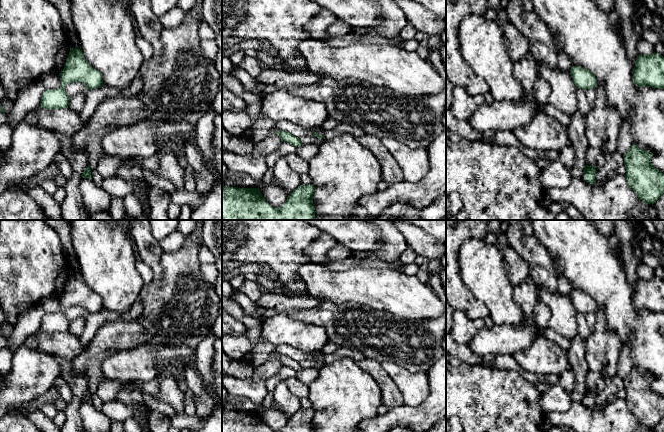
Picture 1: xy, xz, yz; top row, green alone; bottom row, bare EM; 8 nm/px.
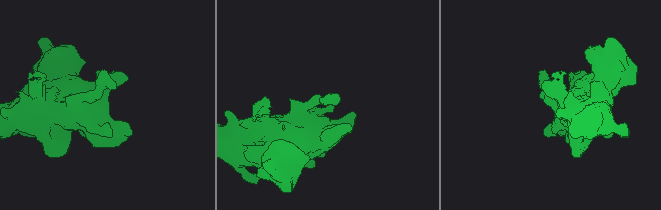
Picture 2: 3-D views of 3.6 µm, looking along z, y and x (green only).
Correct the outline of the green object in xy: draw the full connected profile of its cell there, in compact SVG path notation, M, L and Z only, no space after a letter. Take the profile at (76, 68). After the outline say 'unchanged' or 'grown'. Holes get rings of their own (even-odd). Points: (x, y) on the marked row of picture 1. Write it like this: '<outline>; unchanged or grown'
M71 48L59 76L61 87L45 90L40 107L50 110L68 108L70 97L66 94L65 86L73 82L82 83L88 90L103 86L102 74L87 62L80 48Z; unchanged

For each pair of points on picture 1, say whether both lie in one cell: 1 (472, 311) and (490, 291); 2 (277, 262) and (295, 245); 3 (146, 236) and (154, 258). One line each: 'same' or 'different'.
1: different
2: same
3: same

